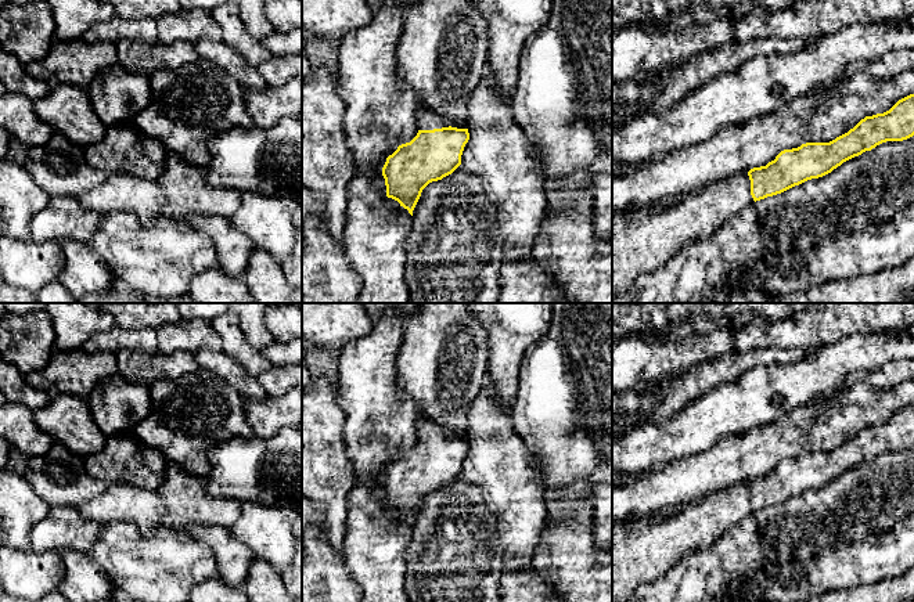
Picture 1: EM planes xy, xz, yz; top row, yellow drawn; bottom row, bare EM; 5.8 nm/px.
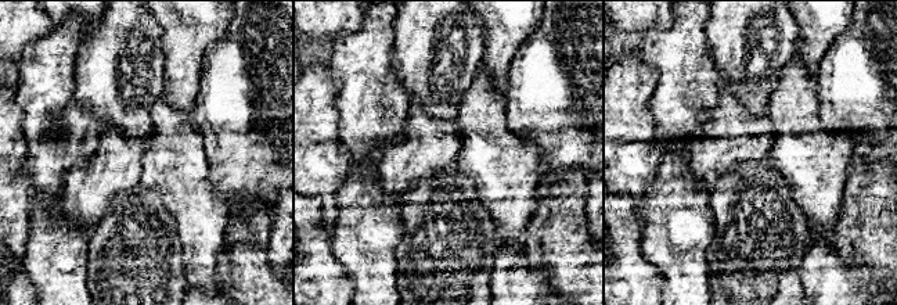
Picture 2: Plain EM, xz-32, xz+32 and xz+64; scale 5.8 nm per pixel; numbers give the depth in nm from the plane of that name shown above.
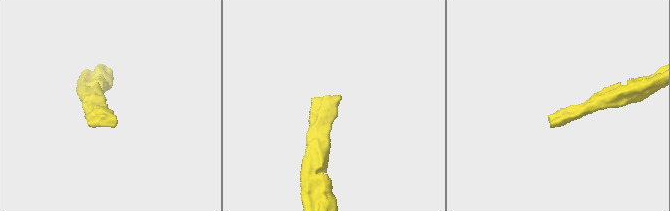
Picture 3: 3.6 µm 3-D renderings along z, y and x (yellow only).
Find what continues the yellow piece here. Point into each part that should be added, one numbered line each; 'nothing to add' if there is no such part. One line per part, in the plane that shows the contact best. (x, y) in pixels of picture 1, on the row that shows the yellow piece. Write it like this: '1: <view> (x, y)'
1: xz (427, 119)

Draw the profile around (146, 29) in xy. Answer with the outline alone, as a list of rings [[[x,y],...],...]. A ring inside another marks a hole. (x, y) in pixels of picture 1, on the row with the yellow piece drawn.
[[[114,15],[108,21],[94,22],[83,35],[82,39],[90,43],[107,40],[116,43],[120,39],[133,39],[148,44],[158,43],[158,24],[154,17],[141,19],[122,19]]]

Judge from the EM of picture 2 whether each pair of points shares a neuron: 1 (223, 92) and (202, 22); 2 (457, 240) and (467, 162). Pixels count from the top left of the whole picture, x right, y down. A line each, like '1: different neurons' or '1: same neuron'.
1: different neurons
2: different neurons

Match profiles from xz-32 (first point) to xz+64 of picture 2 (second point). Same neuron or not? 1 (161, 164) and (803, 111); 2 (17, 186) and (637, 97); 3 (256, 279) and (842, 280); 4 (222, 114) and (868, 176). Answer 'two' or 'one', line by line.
1: one
2: one
3: two
4: two

